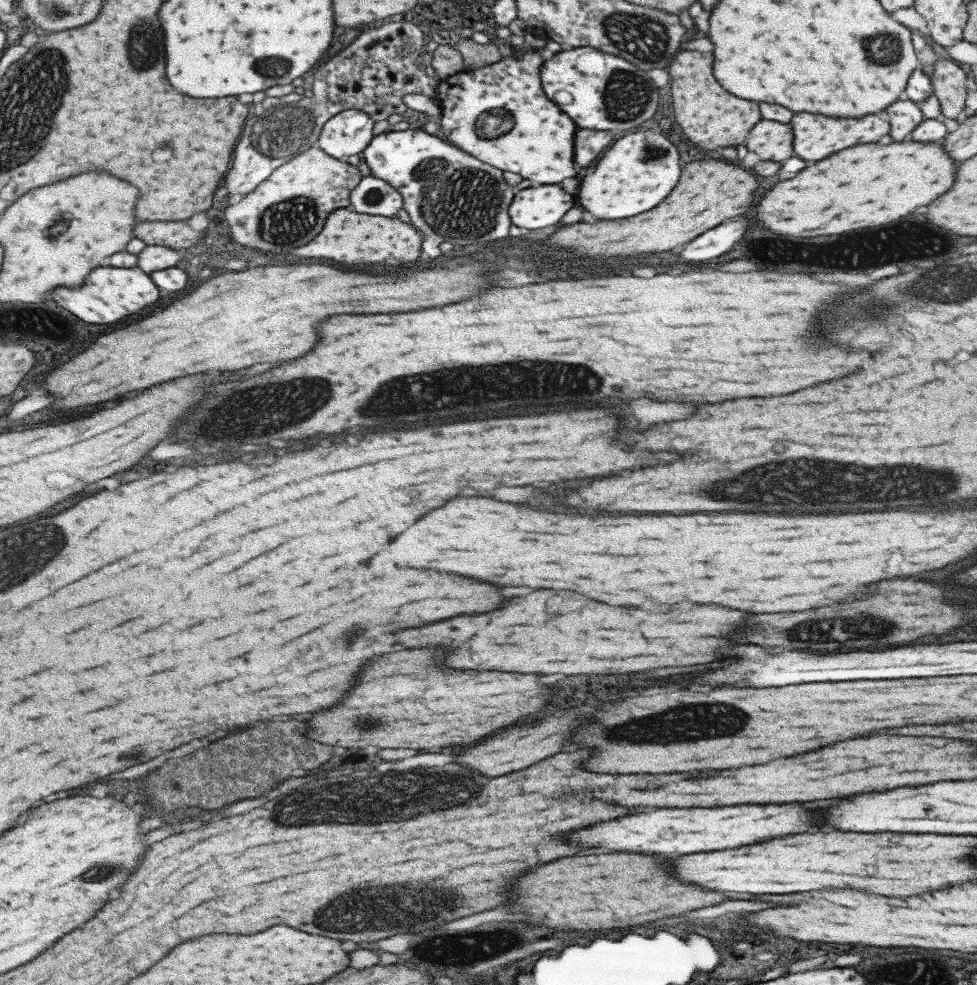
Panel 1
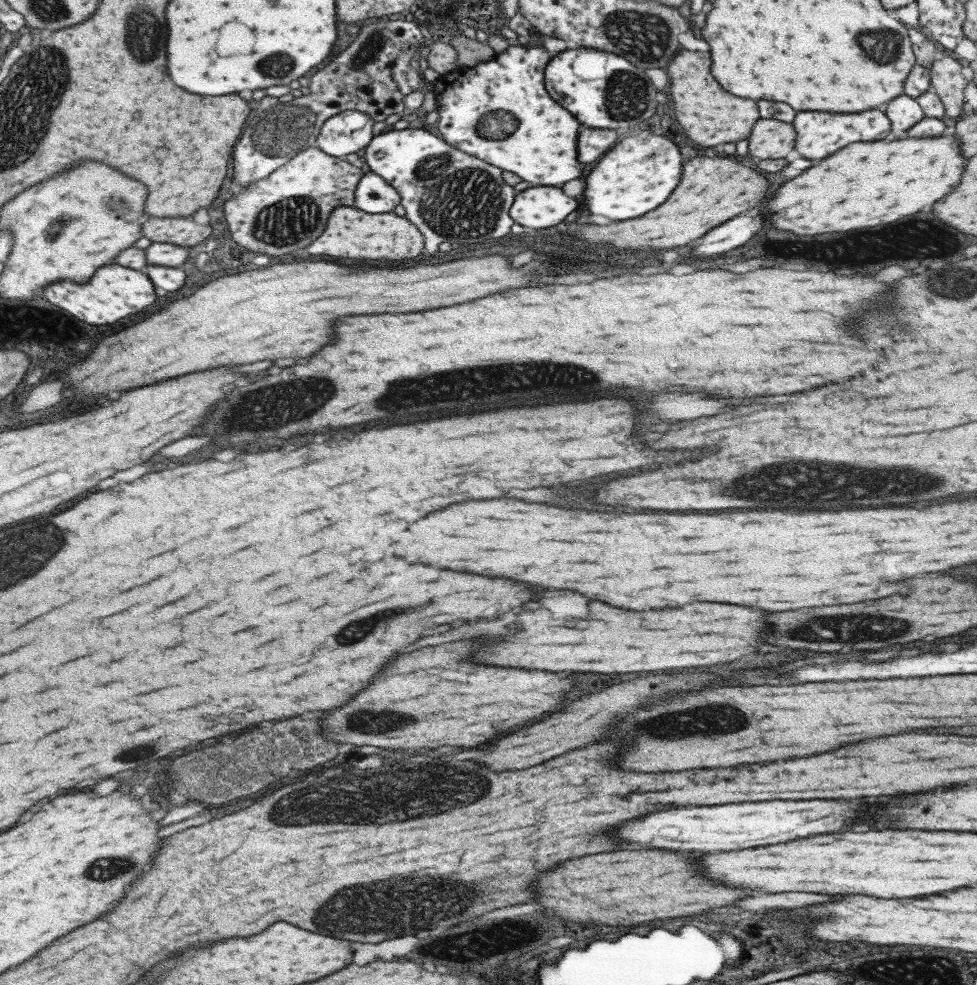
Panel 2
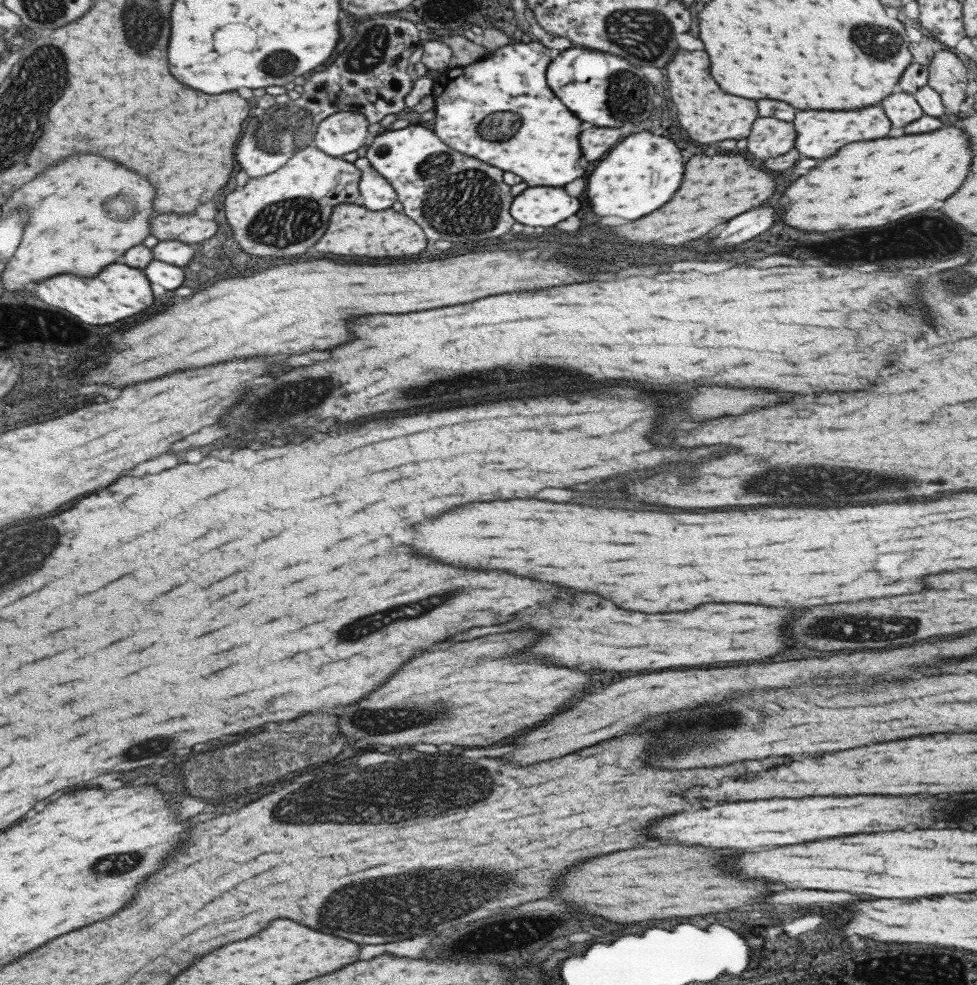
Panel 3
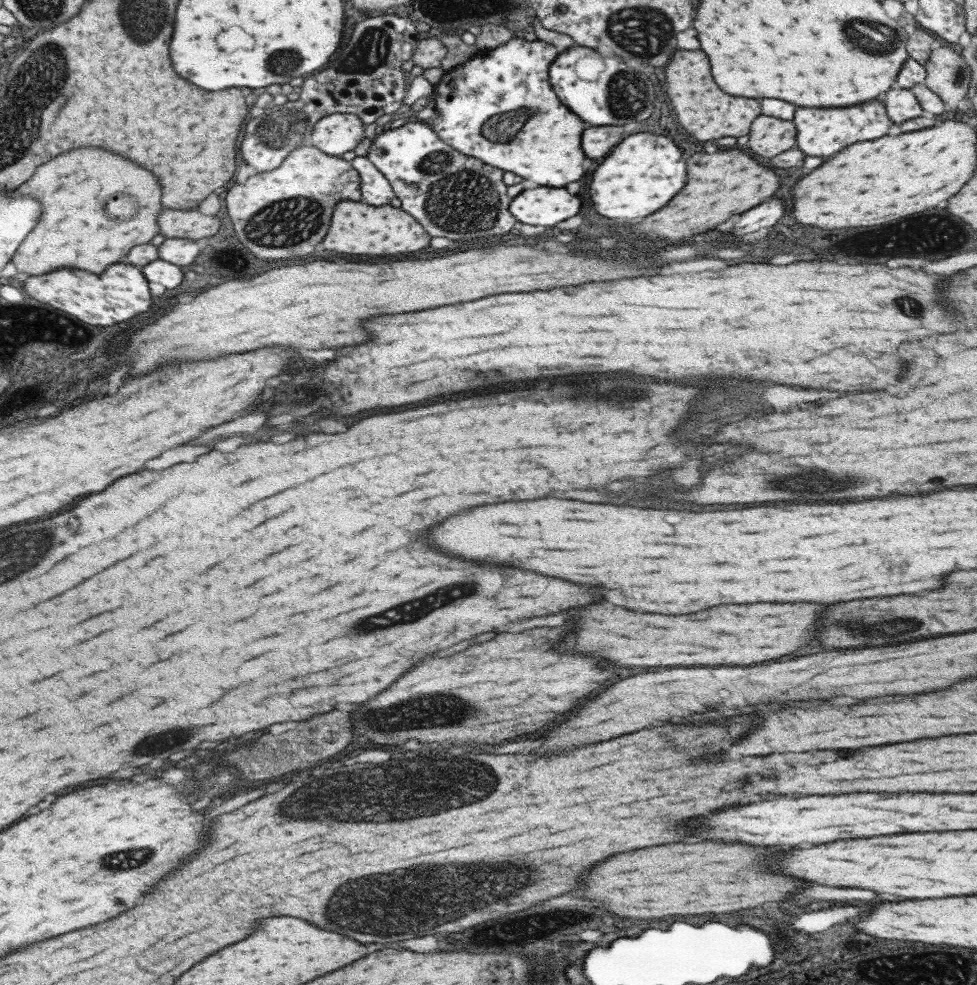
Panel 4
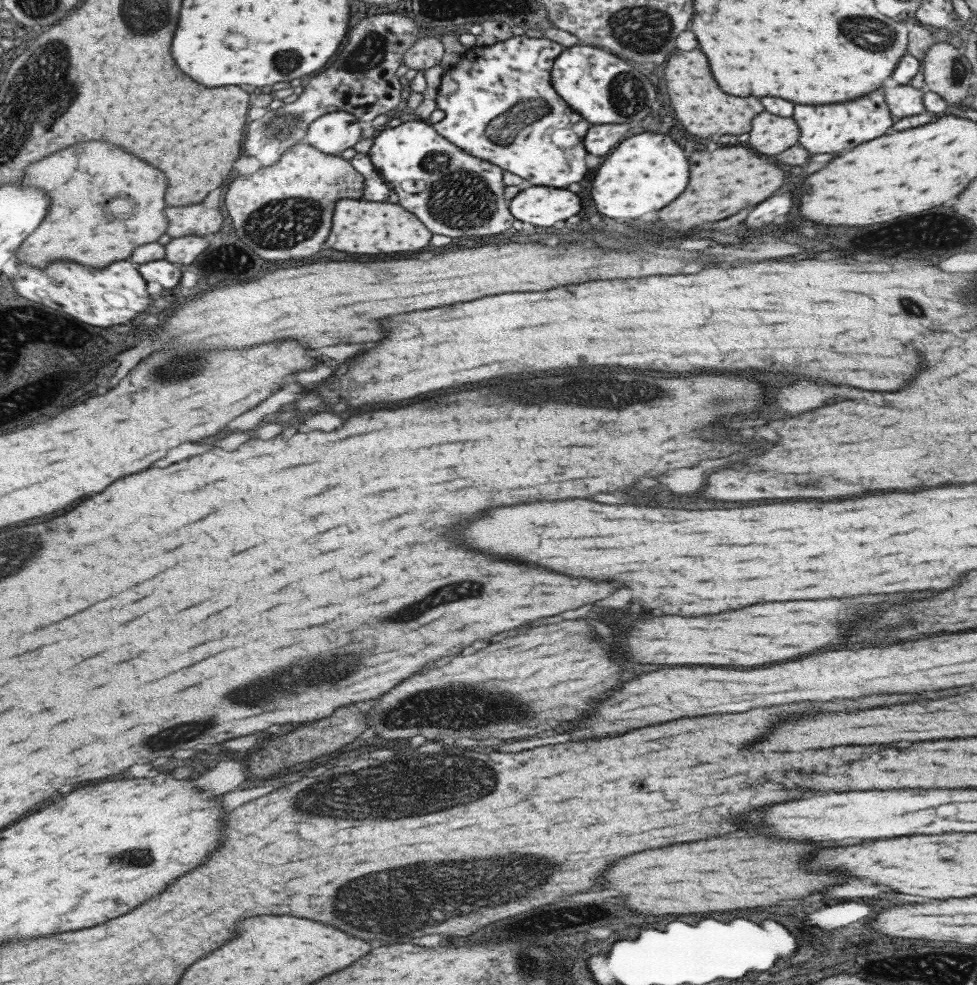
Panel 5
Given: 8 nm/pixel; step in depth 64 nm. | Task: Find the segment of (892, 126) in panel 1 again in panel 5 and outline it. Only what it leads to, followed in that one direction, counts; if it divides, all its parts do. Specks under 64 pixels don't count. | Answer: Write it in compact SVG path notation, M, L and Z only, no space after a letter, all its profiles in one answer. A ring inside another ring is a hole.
M909 84L896 85L884 91L885 104L894 120L923 113L923 91Z

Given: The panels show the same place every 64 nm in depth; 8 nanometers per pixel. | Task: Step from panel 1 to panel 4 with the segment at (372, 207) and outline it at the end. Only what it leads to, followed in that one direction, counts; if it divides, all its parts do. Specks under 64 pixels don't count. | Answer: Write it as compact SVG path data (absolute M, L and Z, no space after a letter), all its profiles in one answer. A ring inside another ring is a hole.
M355 156L351 167L359 175L359 188L361 202L369 206L383 206L389 204L394 197L393 189L387 179L369 162L366 156Z

